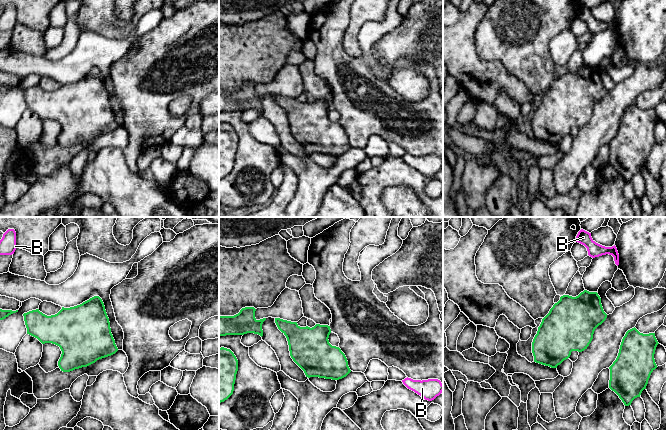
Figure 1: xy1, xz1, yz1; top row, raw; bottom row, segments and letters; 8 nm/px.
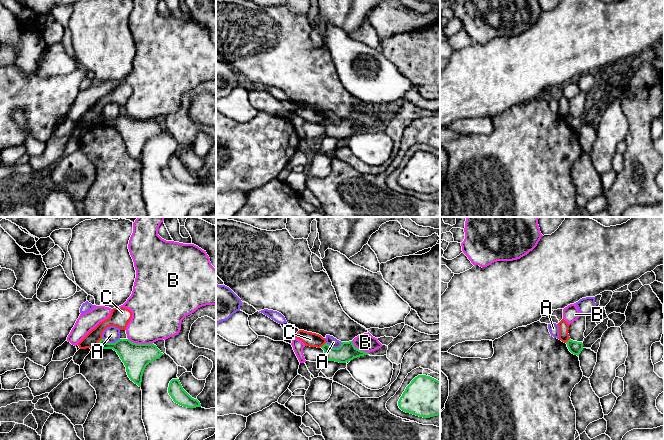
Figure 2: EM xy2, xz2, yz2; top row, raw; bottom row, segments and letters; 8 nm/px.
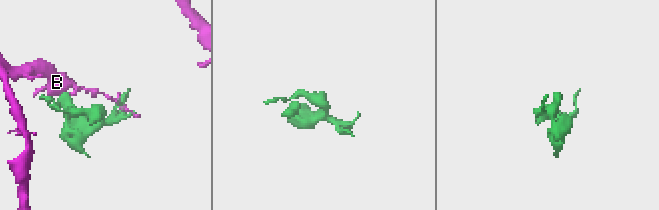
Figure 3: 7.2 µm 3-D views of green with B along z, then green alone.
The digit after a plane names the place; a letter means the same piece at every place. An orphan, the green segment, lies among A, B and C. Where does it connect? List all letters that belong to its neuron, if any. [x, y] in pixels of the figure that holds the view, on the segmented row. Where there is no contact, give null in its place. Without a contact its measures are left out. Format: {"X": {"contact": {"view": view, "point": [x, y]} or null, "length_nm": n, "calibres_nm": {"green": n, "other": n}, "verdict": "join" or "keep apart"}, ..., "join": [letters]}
{"A": {"contact": {"view": "xz2", "point": [334, 348]}, "length_nm": 140, "calibres_nm": {"green": 150, "other": 80}, "verdict": "keep apart"}, "B": {"contact": {"view": "xy2", "point": [140, 344]}, "length_nm": 200, "calibres_nm": {"green": 220, "other": 380}, "verdict": "keep apart"}, "C": {"contact": {"view": "xy2", "point": [99, 341]}, "length_nm": 70, "calibres_nm": {"green": 160, "other": 160}, "verdict": "keep apart"}, "join": []}

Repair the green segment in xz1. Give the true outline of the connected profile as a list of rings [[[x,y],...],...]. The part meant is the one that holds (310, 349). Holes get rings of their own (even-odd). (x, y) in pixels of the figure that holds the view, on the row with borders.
[[[305,284],[298,292],[302,301],[304,317],[313,320],[316,325],[312,328],[300,327],[297,322],[275,318],[278,329],[287,338],[291,358],[308,378],[339,380],[346,377],[351,372],[347,358],[339,347],[332,346],[328,340],[331,333],[330,319],[332,318],[330,309],[315,297],[313,285]]]

